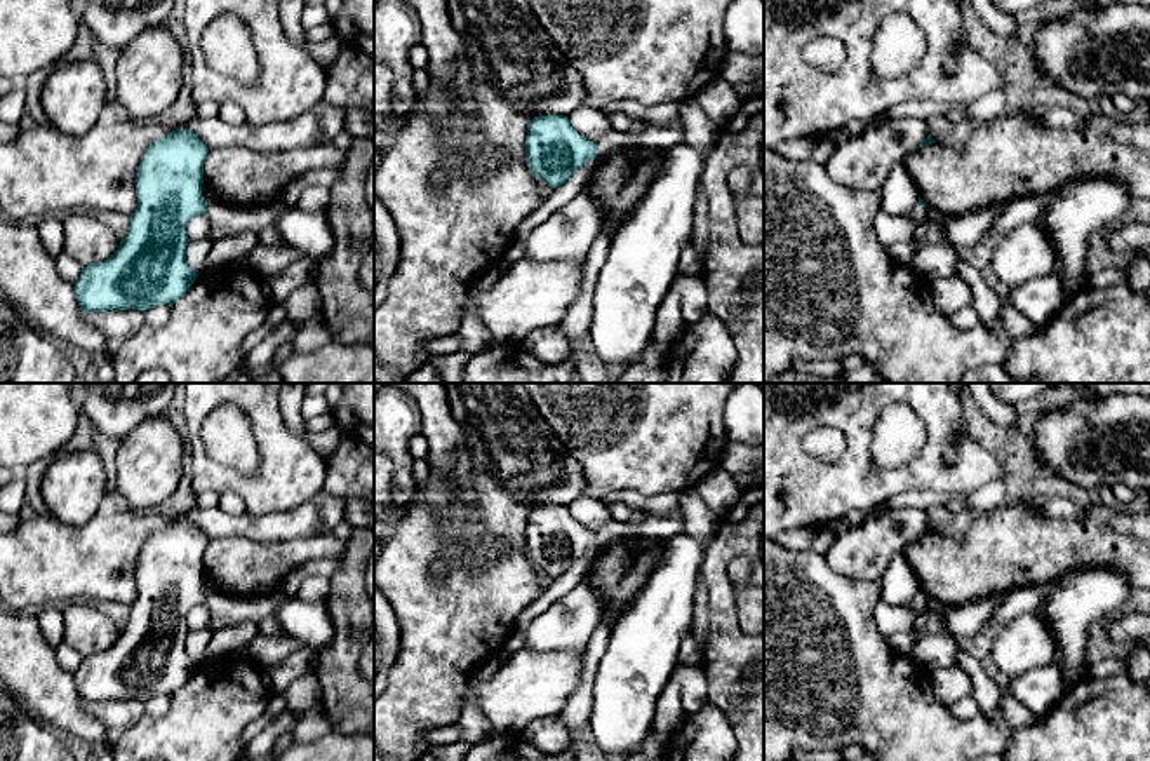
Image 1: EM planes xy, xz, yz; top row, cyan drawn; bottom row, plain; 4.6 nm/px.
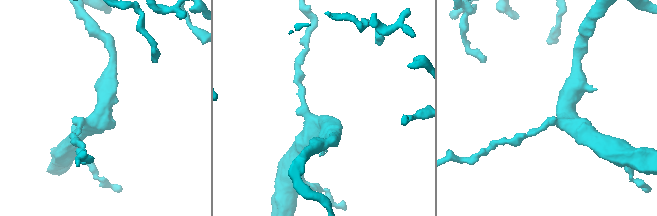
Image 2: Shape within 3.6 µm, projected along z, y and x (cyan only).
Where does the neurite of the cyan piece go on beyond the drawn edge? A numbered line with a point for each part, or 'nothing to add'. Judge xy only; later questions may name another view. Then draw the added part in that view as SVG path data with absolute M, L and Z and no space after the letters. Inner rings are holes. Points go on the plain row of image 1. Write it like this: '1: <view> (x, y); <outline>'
1: xy (235, 608); M282 589L252 597L242 597L233 594L223 594L219 590L207 594L205 606L217 616L237 622L257 622L259 618L275 618L278 608L285 601L285 592Z

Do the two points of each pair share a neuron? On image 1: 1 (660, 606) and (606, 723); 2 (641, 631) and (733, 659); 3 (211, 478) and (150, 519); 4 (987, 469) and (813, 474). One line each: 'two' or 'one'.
1: one
2: two
3: two
4: one

